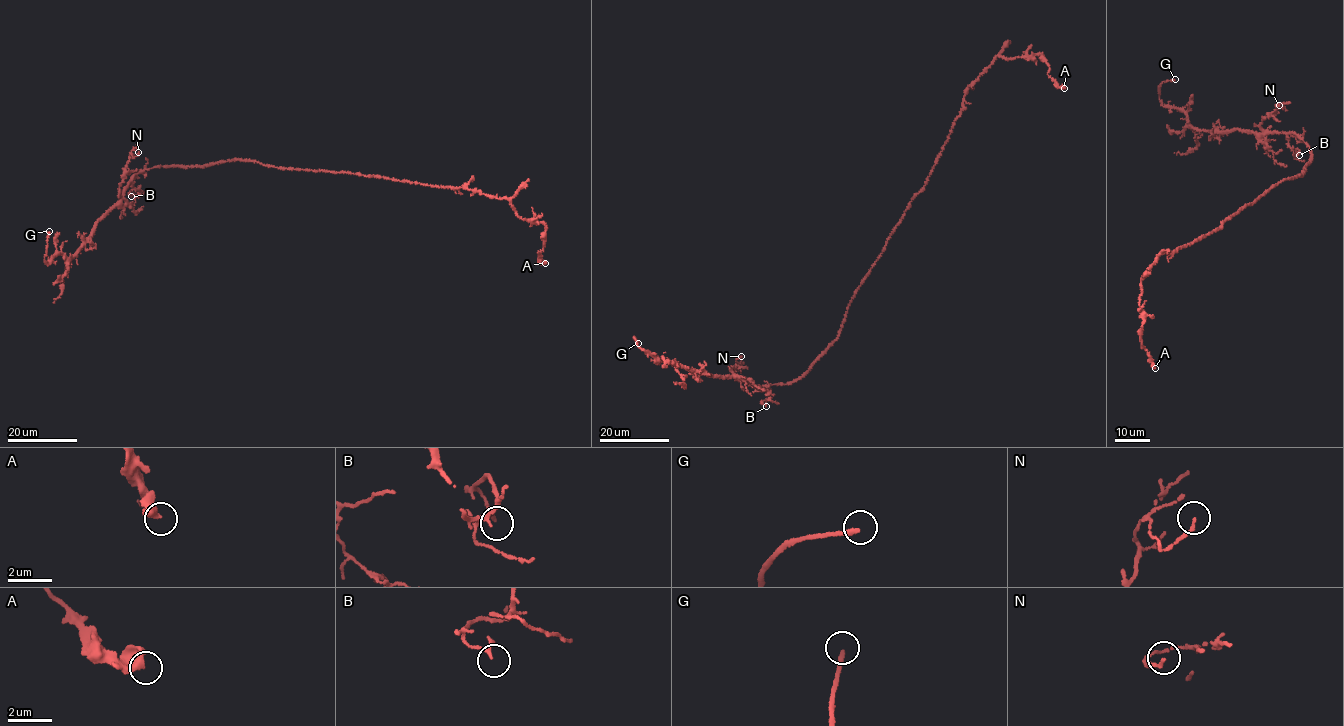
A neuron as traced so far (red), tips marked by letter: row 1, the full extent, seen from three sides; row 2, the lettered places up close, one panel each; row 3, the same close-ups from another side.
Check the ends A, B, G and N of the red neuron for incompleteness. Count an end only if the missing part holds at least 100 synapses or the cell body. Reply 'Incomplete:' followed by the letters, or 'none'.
Incomplete: G

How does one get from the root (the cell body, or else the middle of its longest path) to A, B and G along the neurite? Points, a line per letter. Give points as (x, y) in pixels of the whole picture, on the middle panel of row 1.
A: (863, 281), (923, 187), (959, 116), (965, 91), (996, 57), (1009, 60), (1042, 53), (1048, 75), (1064, 88)
B: (863, 281), (835, 340), (802, 376), (781, 385), (753, 386), (769, 394), (769, 399), (761, 401), (766, 406)
G: (863, 281), (835, 340), (787, 383), (757, 387), (712, 377), (658, 360), (634, 337), (638, 343)

